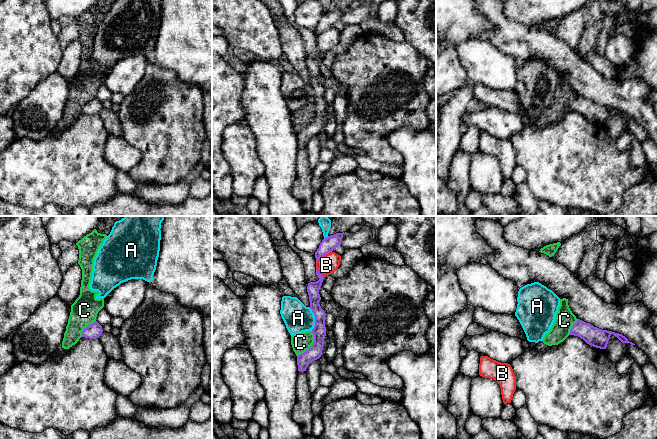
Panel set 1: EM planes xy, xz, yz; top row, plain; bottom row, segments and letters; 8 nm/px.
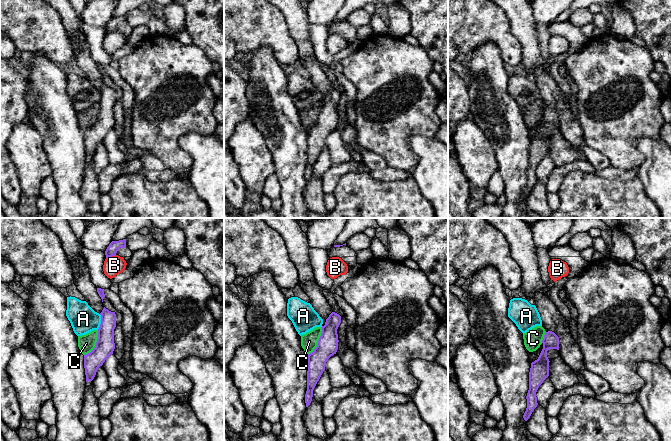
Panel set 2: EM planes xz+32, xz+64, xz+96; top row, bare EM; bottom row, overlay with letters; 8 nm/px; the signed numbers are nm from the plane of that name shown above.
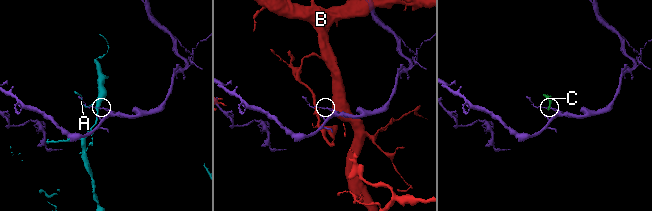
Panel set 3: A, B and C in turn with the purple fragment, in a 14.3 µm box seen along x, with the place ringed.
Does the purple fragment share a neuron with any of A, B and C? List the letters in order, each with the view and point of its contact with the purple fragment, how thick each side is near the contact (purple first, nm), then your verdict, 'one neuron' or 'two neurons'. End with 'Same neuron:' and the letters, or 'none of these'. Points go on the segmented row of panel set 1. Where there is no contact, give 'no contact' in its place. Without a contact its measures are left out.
A: xz (315, 319) | 110/240 nm | two neurons
B: xz (323, 255) | 120/160 nm | two neurons
C: xz (312, 345) | 110/150 nm | two neurons
Same neuron: none of these

